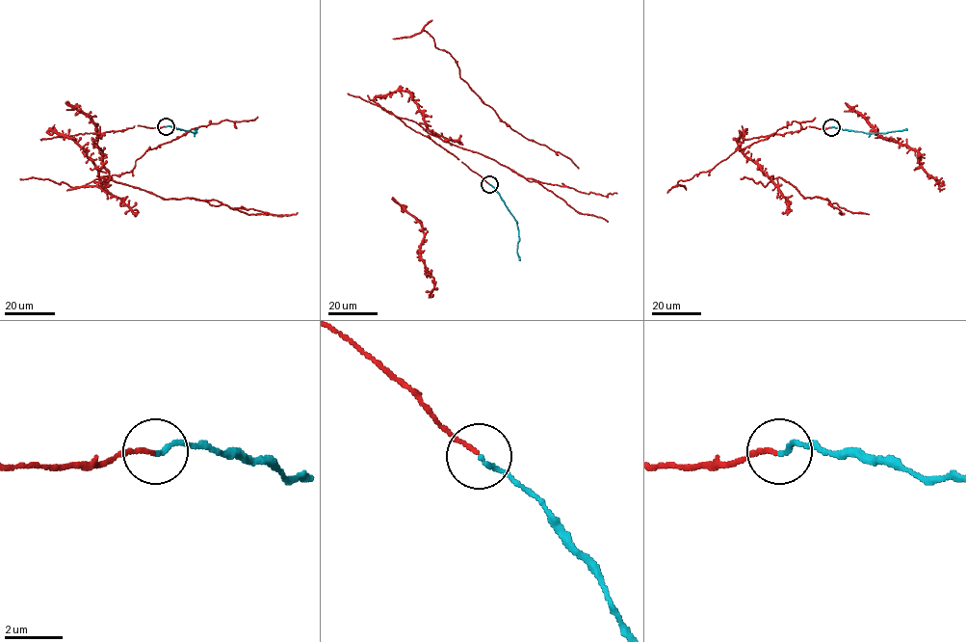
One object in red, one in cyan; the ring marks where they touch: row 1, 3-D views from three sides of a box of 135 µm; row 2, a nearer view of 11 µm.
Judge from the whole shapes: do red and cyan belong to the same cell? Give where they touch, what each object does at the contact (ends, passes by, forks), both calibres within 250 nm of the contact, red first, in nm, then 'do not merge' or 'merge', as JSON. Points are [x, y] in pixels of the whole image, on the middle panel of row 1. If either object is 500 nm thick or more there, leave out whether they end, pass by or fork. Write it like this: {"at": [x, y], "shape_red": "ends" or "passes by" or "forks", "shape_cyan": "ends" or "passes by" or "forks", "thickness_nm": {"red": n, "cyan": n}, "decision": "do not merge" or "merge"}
{"at": [489, 184], "shape_red": "ends", "shape_cyan": "ends", "thickness_nm": {"red": 120, "cyan": 160}, "decision": "do not merge"}

